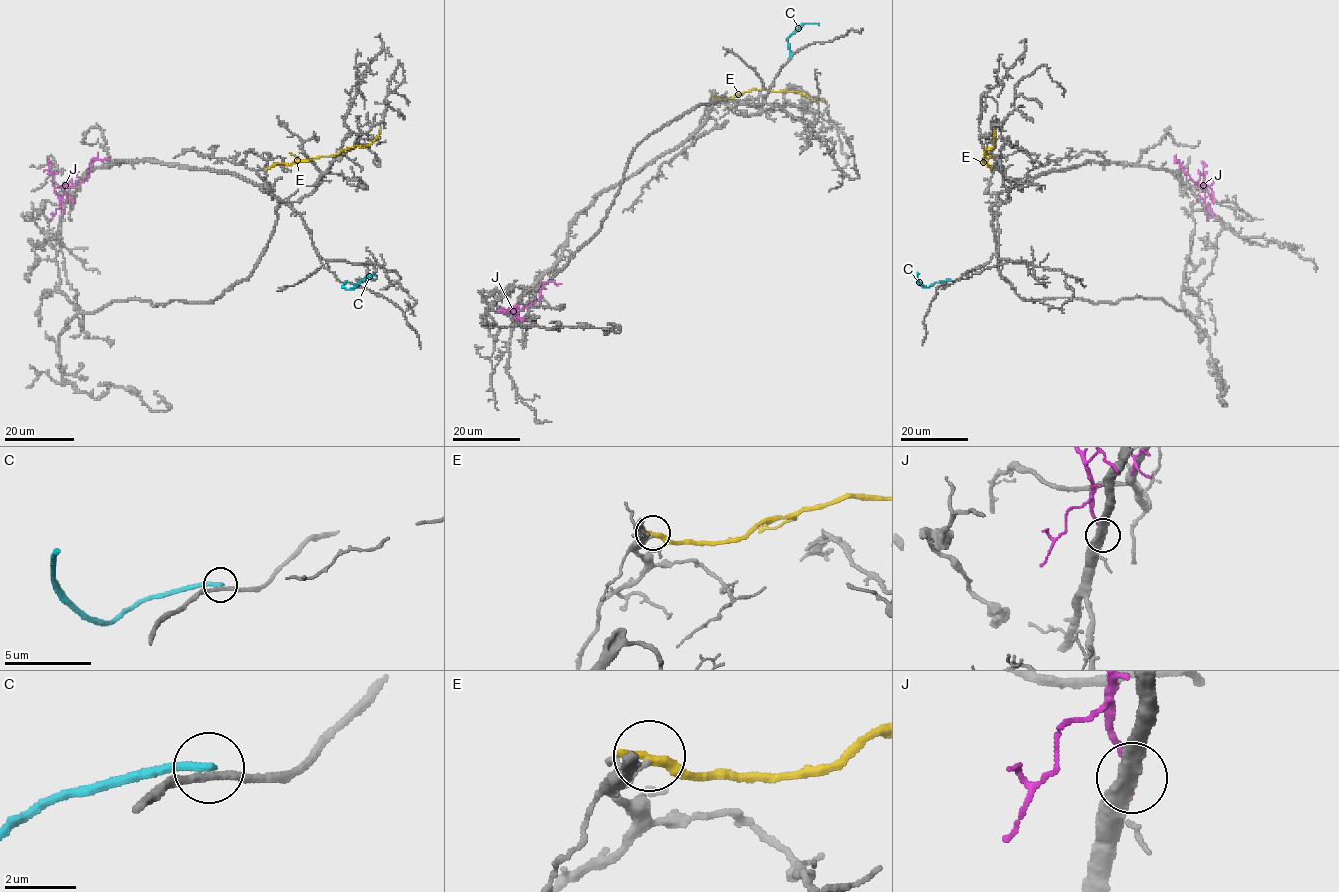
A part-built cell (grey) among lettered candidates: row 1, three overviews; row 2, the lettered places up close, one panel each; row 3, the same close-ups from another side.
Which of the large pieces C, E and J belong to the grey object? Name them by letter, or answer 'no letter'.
no letter

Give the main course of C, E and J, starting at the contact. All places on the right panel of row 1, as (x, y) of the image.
C: (950, 280), (924, 287), (918, 280), (918, 273)
E: (990, 169), (992, 165), (983, 162), (983, 158), (986, 149), (993, 146), (994, 129)
J: (1214, 214), (1205, 203), (1204, 188), (1191, 179), (1177, 160)

